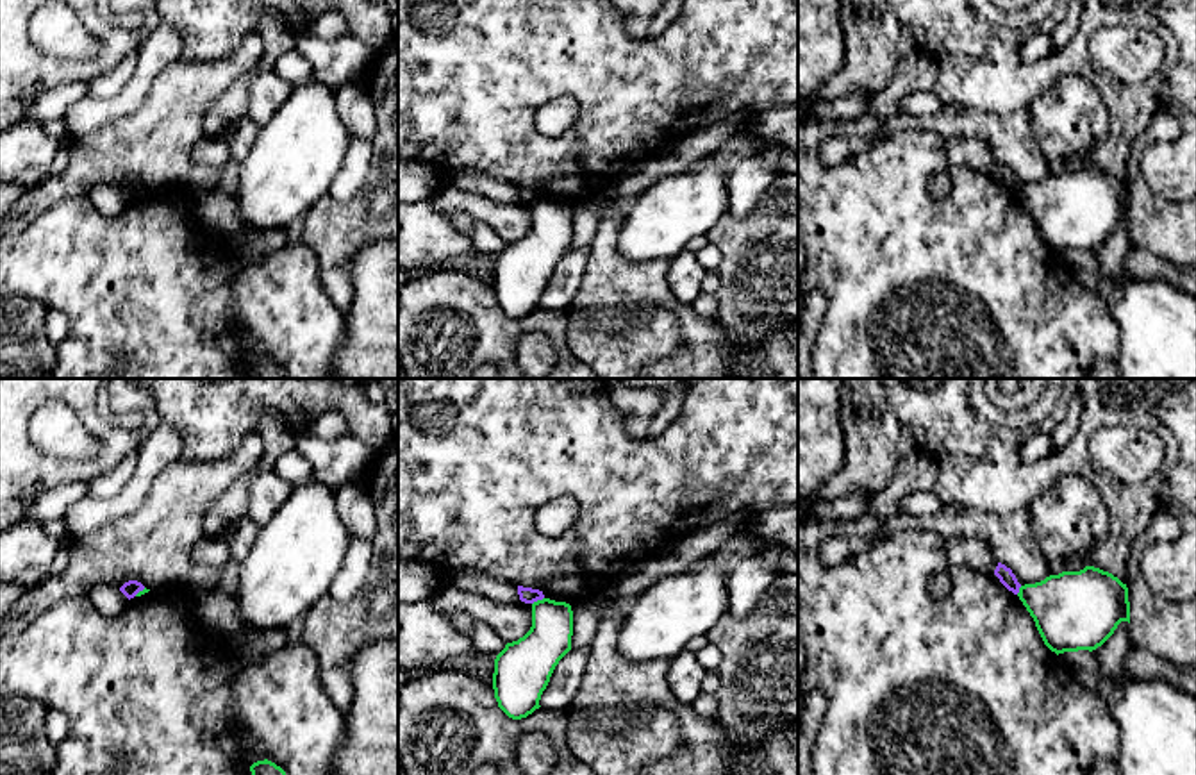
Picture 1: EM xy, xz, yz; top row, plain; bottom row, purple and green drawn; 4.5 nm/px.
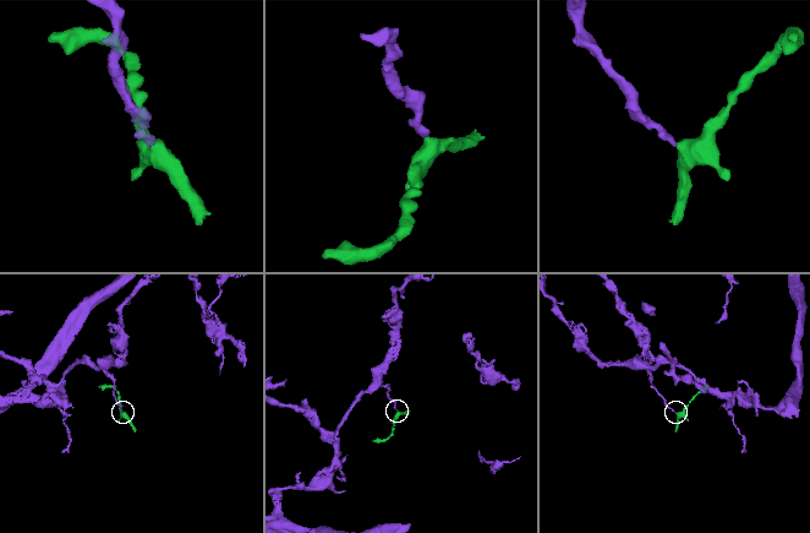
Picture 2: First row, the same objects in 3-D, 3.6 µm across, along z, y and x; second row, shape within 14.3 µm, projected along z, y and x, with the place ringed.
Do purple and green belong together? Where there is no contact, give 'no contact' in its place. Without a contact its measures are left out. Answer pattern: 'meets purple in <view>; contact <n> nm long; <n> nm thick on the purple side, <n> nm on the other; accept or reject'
meets purple in xz; contact 70 nm long; 70 nm thick on the purple side, 200 nm on the other; reject

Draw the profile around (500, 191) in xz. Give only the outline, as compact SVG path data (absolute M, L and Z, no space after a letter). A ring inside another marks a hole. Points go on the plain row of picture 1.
M466 173L462 177L444 177L443 182L457 189L478 193L498 204L521 202L518 195L518 186L491 179L487 175Z

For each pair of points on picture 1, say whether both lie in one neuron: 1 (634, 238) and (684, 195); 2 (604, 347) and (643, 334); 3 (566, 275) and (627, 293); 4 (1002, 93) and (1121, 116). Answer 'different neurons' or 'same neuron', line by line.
1: same neuron
2: same neuron
3: different neurons
4: same neuron

